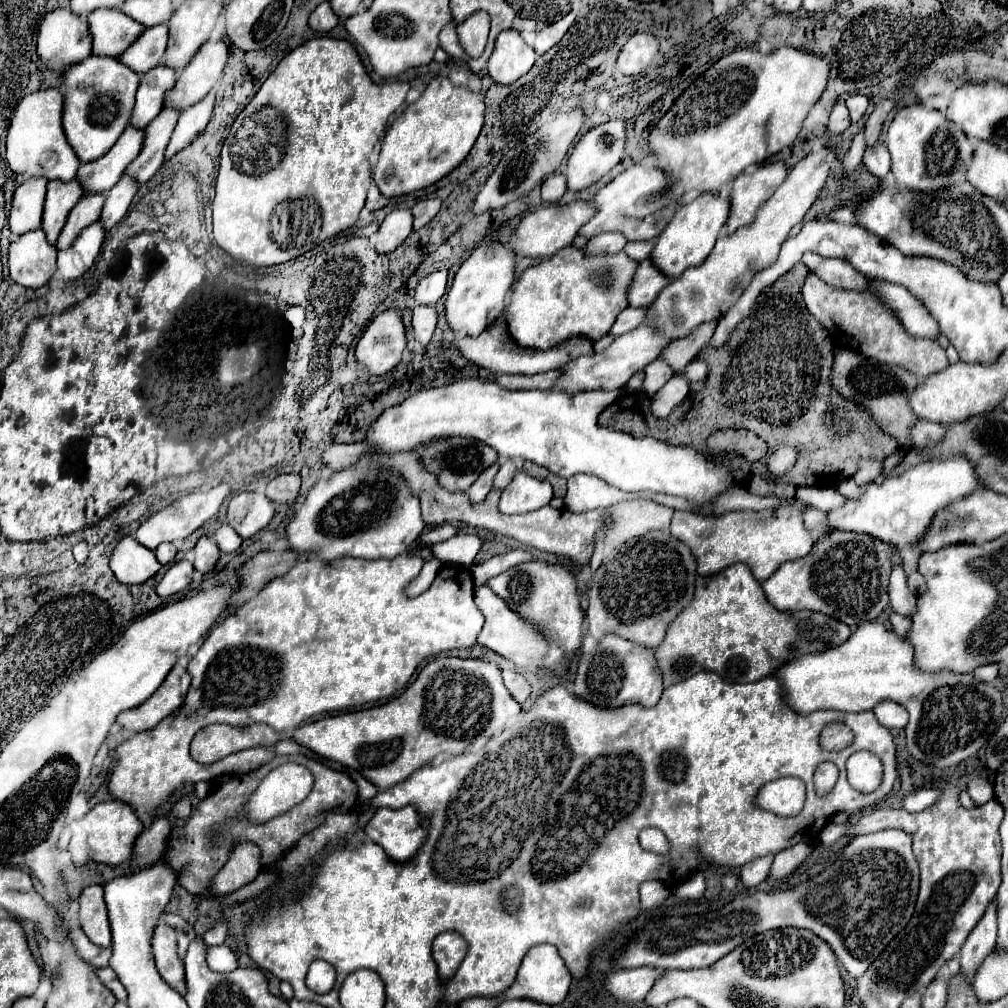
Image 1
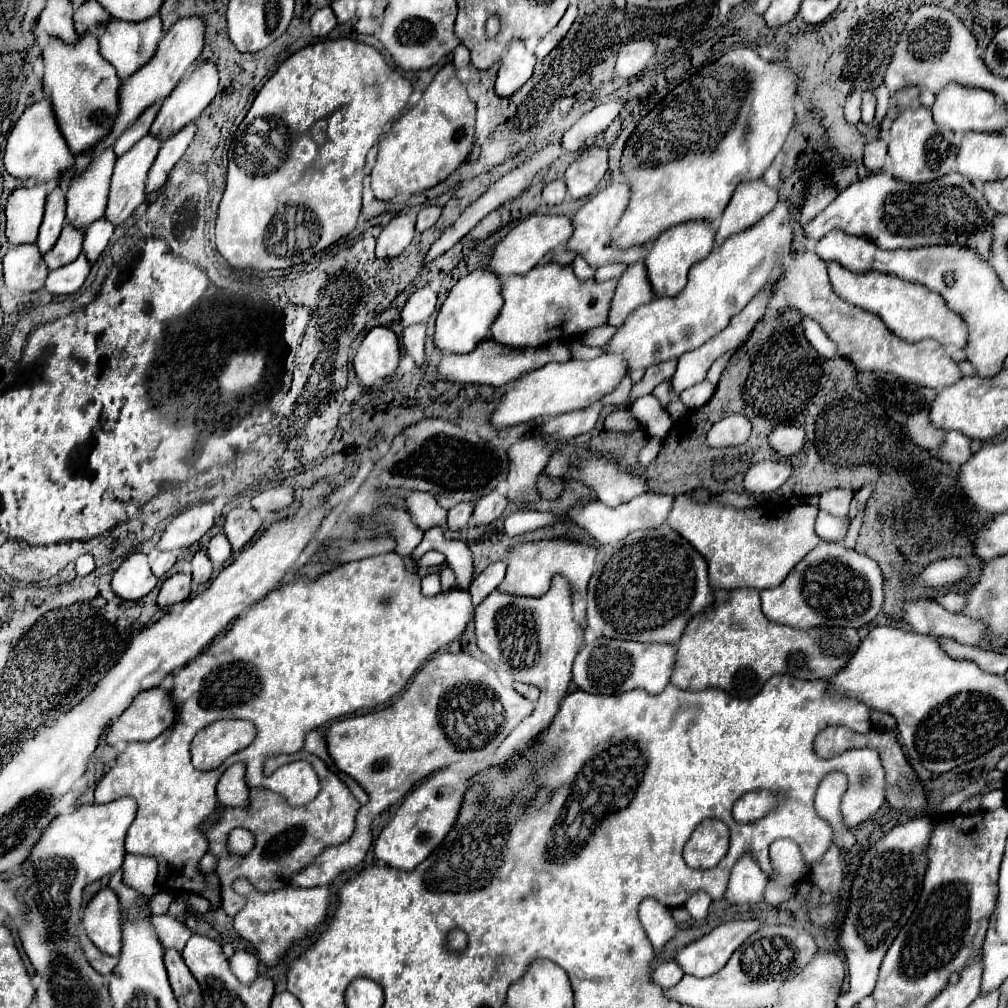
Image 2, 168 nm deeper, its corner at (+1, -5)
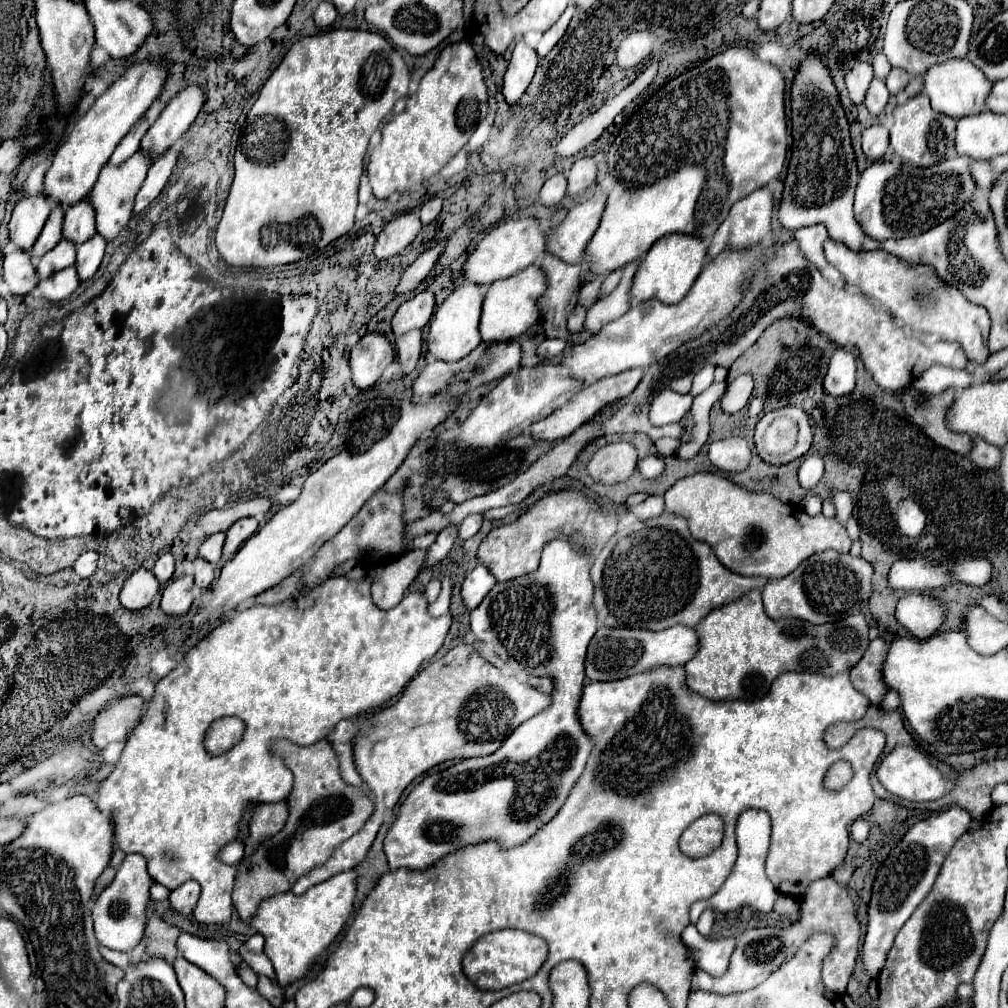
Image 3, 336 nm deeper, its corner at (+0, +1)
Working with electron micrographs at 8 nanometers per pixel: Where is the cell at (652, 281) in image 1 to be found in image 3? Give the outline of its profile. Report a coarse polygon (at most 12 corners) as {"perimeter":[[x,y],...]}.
{"perimeter":[[640,261],[624,267],[618,287],[588,309],[586,331],[598,333],[630,309]]}

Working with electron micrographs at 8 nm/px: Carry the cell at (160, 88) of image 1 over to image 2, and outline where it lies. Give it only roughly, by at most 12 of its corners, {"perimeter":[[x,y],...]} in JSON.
{"perimeter":[[159,105],[149,109],[117,139],[117,157],[149,133]]}

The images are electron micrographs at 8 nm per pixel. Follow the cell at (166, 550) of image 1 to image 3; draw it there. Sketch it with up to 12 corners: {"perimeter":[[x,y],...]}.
{"perimeter":[[172,553],[154,563],[152,573],[166,583],[174,573]]}

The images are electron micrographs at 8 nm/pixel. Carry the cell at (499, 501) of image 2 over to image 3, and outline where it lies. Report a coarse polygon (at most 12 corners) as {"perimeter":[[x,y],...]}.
{"perimeter":[[472,513],[458,529],[460,539],[476,535],[484,523],[484,513]]}

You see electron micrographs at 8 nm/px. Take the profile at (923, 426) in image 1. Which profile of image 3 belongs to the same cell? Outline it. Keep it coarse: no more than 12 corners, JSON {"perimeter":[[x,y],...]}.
{"perimeter":[[972,437],[968,459],[980,469],[998,465],[1000,449]]}

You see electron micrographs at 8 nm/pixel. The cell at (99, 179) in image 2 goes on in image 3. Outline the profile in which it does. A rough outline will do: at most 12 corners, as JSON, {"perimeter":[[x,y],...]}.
{"perimeter":[[84,197],[68,207],[62,231],[76,245],[96,233],[94,207]]}

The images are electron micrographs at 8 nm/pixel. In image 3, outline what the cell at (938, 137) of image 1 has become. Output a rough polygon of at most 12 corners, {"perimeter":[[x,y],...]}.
{"perimeter":[[920,93],[894,109],[890,145],[926,169],[954,155],[956,121]]}

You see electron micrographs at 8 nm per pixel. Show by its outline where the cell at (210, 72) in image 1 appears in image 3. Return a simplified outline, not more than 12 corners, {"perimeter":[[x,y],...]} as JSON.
{"perimeter":[[176,93],[146,131],[142,151],[154,159],[192,125],[206,93]]}

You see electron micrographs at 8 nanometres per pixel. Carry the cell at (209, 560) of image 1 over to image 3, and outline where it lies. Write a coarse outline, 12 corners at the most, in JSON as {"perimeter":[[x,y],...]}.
{"perimeter":[[202,557],[194,561],[194,585],[206,589],[214,579],[214,567]]}

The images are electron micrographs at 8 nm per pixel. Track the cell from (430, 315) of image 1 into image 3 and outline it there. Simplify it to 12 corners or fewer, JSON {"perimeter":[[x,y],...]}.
{"perimeter":[[422,331],[396,337],[396,353],[406,373],[422,353]]}

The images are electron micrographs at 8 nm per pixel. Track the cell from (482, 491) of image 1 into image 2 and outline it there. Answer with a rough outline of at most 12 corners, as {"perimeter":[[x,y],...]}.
{"perimeter":[[459,503],[447,513],[447,529],[461,531],[473,513],[471,503]]}

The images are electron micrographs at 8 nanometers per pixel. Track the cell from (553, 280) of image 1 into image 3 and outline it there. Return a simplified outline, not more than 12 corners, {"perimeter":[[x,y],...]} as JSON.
{"perimeter":[[538,265],[494,281],[482,341],[514,341],[538,325],[546,273]]}

